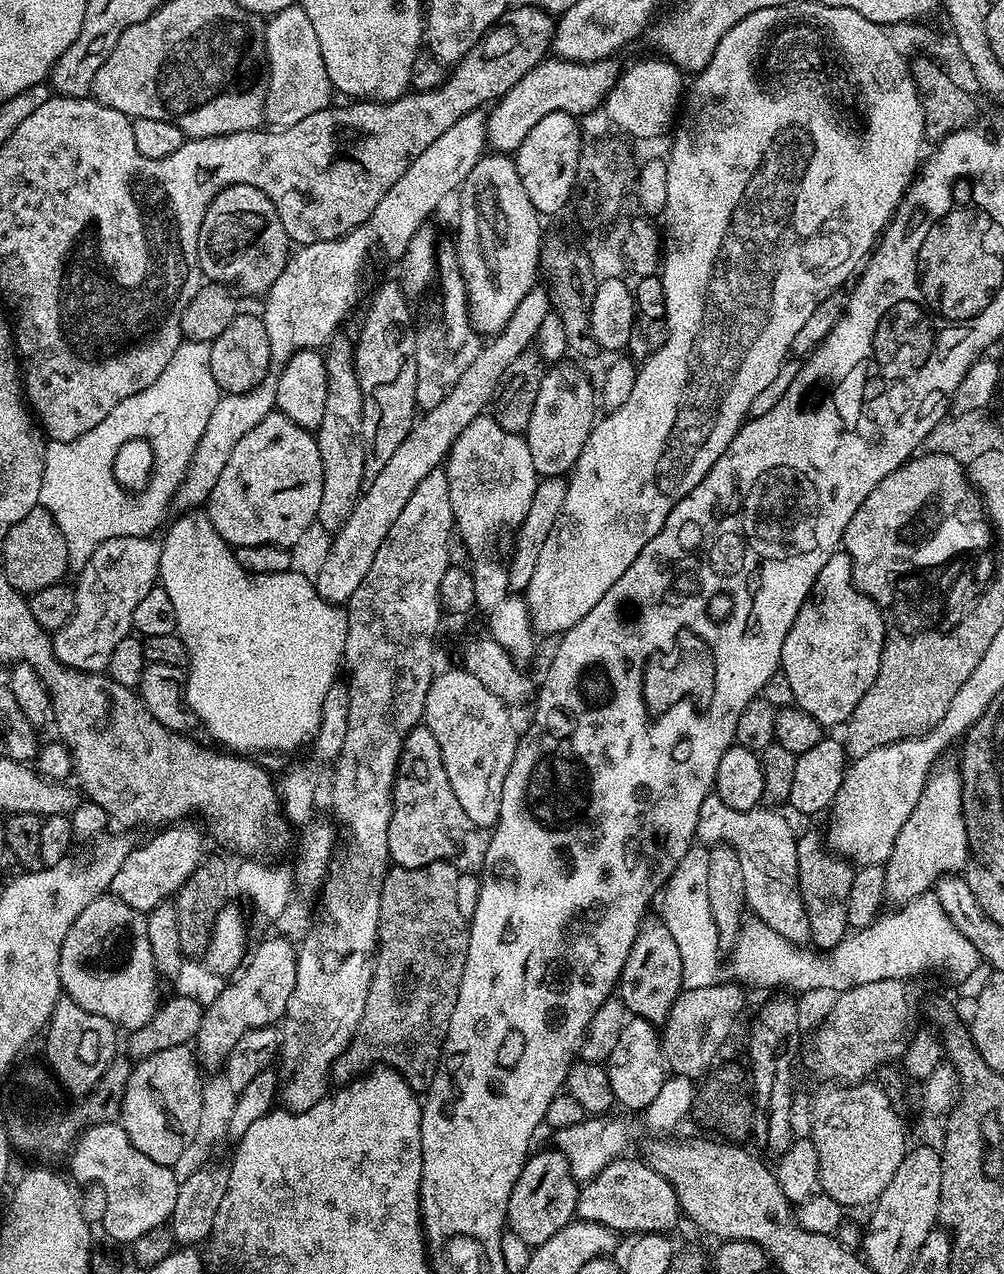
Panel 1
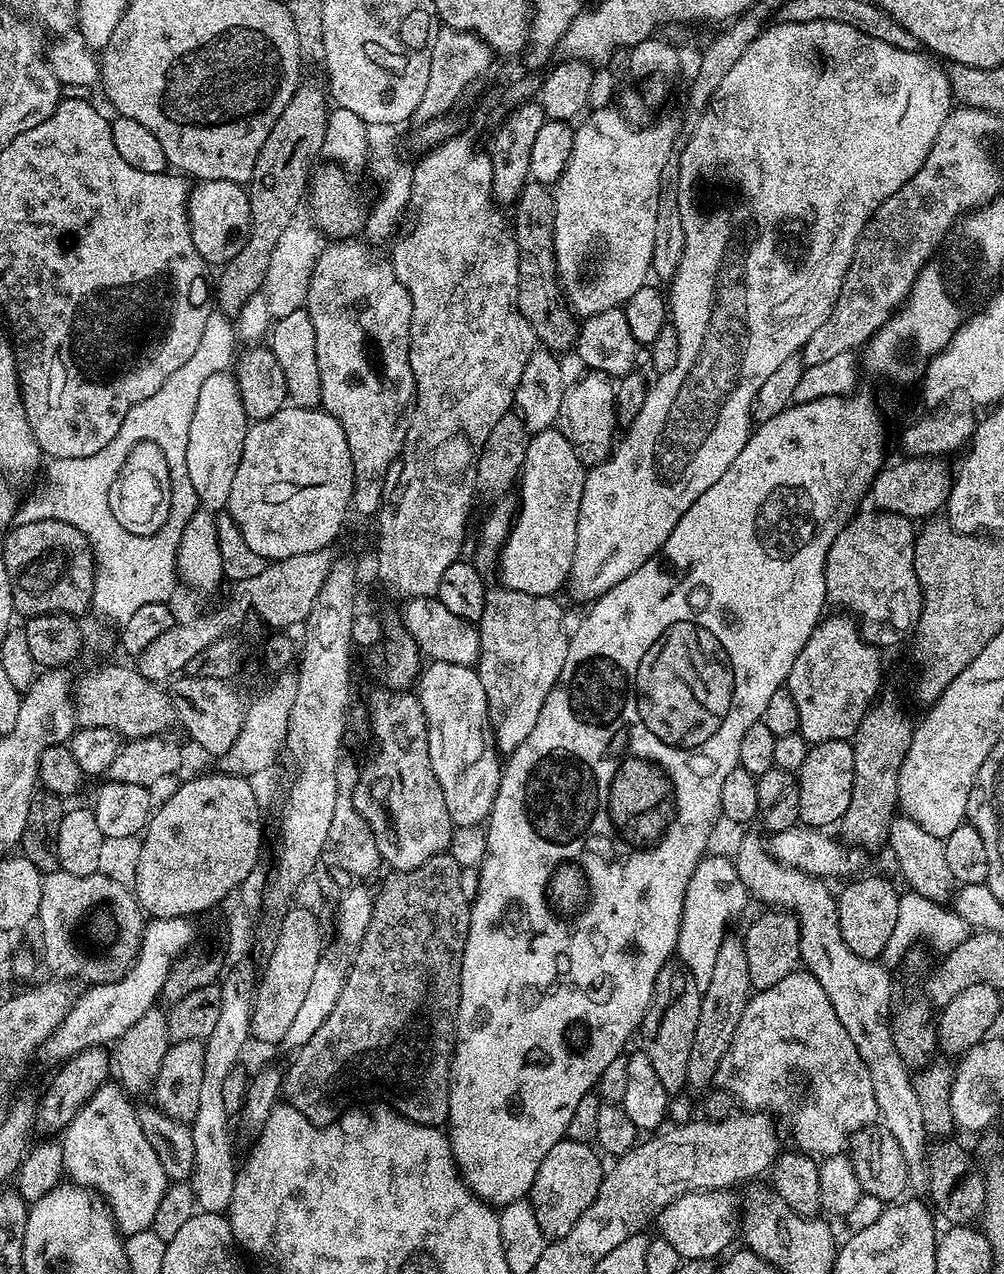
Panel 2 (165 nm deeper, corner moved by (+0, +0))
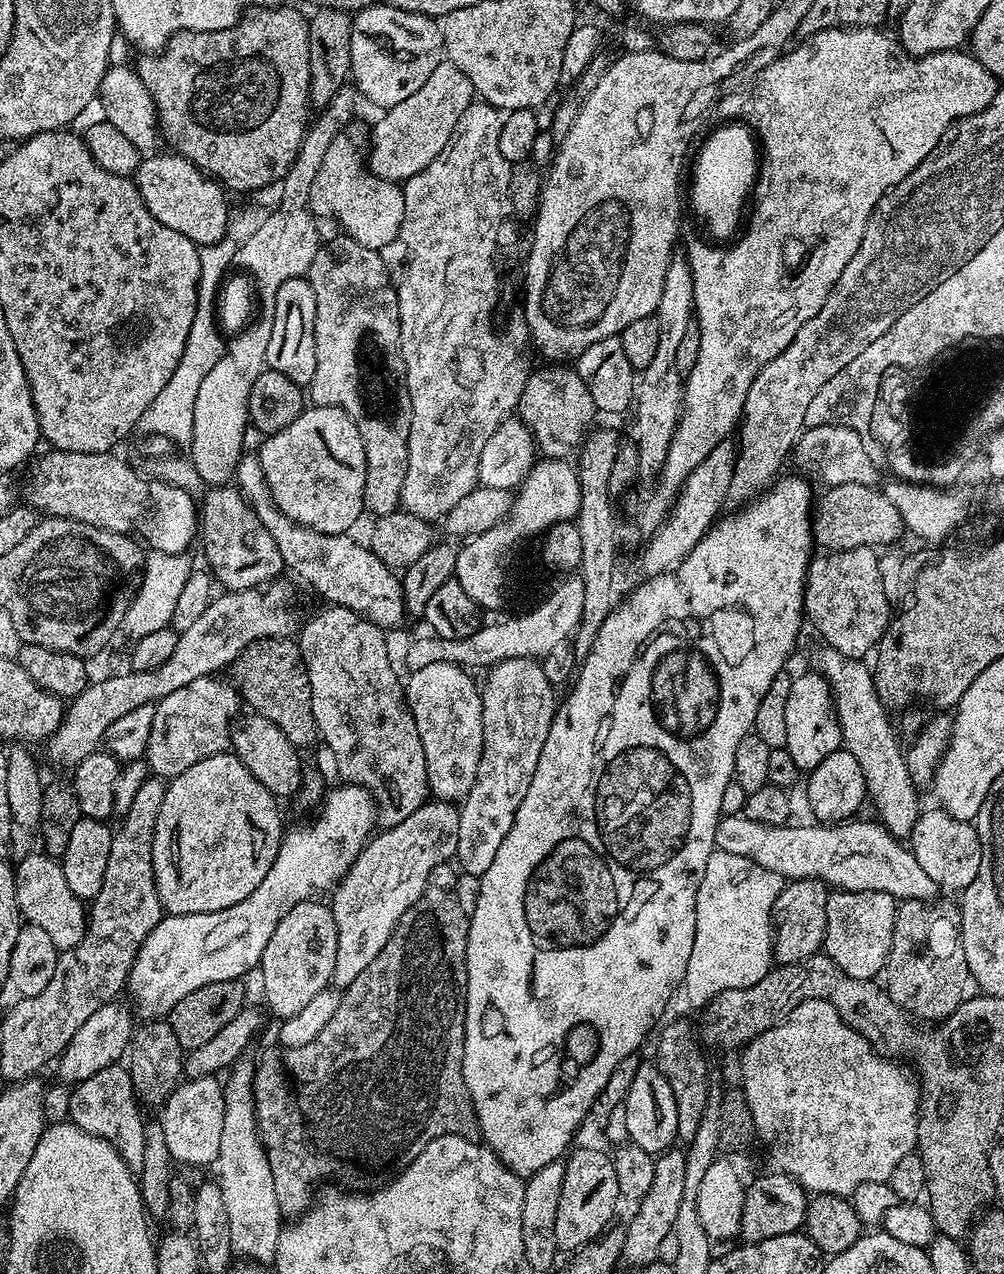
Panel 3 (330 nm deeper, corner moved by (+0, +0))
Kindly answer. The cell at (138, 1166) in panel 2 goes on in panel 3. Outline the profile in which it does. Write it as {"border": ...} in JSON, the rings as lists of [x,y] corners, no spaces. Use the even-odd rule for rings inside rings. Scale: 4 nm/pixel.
{"border":[[[117,1062],[106,1066],[106,1070],[98,1070],[98,1074],[90,1074],[90,1078],[72,1088],[68,1114],[71,1123],[77,1124],[79,1128],[98,1138],[108,1140],[128,1168],[139,1170],[146,1146],[144,1137],[146,1120],[145,1117],[140,1117],[140,1110],[142,1108],[132,1088],[131,1074],[123,1063]]]}

